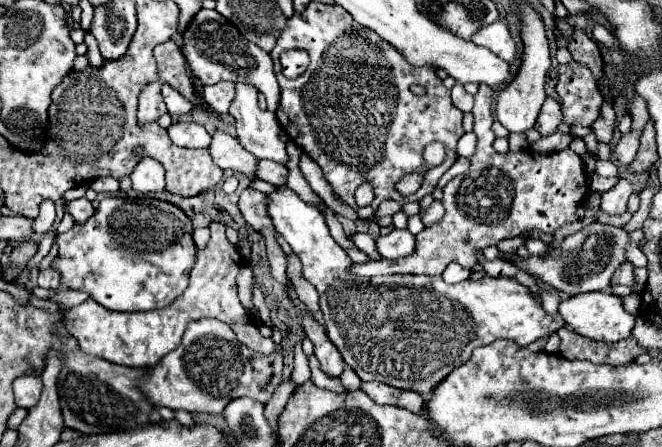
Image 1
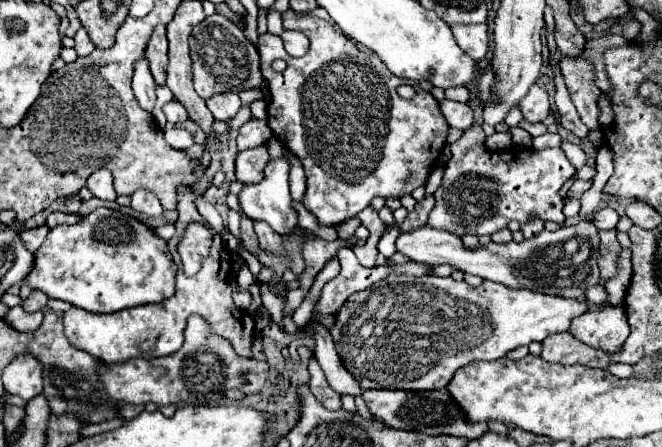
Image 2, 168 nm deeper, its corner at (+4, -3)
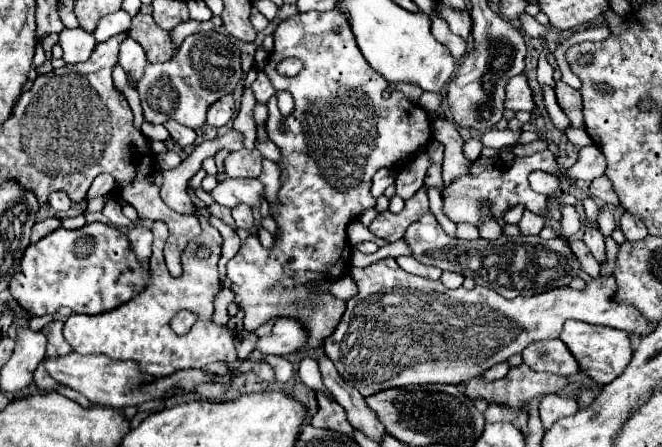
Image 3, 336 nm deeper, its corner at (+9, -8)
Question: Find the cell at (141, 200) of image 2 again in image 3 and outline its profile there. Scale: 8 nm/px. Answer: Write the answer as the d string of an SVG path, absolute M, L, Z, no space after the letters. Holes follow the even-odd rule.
M137 225L133 227L129 233L127 233L127 239L131 243L131 251L135 251L137 259L141 261L141 265L147 269L149 265L149 257L151 257L151 241L153 241L153 235L147 227L143 225Z

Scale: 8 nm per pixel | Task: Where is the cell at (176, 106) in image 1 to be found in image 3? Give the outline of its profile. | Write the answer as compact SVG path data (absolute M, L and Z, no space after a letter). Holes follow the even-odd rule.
M169 119L169 121L165 123L165 127L167 127L169 135L173 137L173 141L175 141L175 143L179 143L181 147L193 145L193 143L195 143L195 139L197 139L197 133L195 133L191 127L185 127L185 125L181 125L181 123L173 121L173 119Z

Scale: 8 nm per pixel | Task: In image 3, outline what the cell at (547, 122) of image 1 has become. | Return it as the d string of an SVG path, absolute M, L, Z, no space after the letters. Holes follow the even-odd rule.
M517 75L517 77L509 79L505 107L511 109L511 111L533 111L535 103L533 103L531 89L527 85L525 75Z

